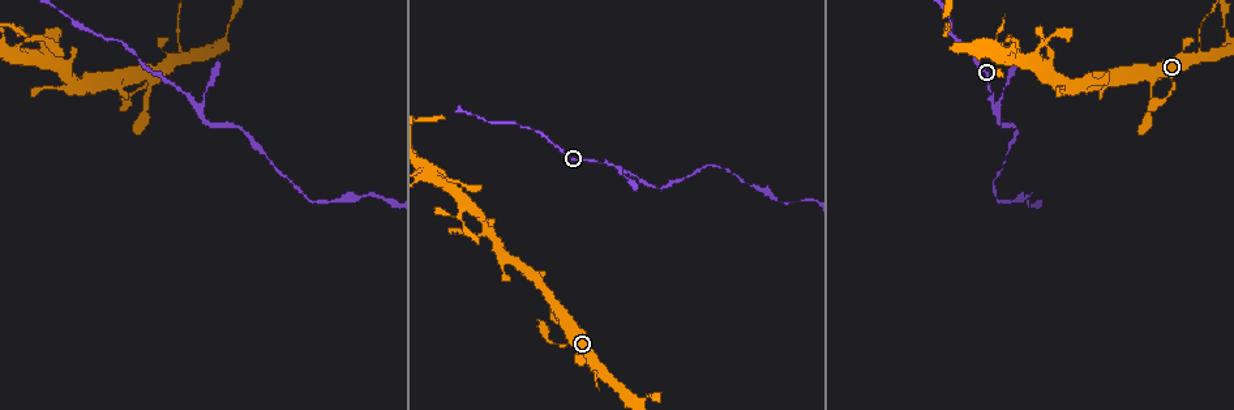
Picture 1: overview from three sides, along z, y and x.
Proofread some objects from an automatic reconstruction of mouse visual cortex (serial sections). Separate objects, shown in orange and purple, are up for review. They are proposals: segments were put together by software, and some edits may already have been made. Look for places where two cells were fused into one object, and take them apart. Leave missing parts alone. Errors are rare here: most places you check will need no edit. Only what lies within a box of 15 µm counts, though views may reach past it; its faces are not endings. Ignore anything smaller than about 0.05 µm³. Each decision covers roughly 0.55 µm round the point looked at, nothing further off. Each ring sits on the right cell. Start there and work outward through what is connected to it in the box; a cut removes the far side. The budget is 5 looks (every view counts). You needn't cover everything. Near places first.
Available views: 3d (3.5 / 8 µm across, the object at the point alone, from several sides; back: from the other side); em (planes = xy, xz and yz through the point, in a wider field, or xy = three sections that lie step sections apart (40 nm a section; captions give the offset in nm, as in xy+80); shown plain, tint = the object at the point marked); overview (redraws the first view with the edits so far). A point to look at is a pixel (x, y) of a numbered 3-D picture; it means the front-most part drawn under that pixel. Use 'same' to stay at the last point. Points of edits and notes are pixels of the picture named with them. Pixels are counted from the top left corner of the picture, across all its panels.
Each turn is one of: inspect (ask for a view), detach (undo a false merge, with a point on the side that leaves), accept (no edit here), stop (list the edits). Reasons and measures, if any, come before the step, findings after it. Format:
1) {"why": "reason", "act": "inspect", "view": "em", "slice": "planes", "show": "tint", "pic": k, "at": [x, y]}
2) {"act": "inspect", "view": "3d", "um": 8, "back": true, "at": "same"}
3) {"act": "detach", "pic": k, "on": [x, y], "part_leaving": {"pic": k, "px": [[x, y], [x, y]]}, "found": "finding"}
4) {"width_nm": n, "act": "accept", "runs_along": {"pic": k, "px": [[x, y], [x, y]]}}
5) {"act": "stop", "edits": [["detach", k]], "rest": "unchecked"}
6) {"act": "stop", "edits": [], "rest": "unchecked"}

{"why": "a fork", "act": "inspect", "view": "3d", "um": 3.5, "pic": 1, "at": [201, 110]}

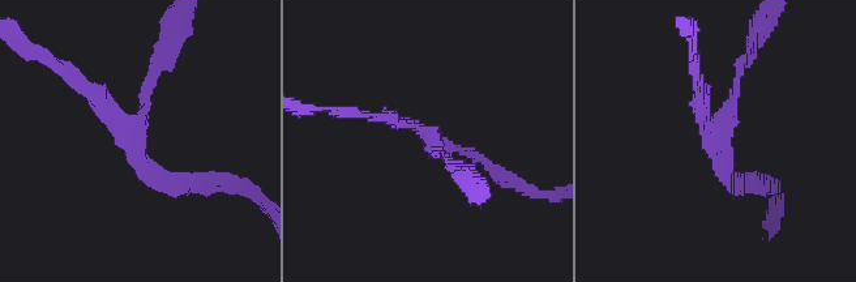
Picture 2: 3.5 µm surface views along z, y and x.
{"arms": 3, "arm_widths_nm": [150, 150, 150], "why": "now the EM", "act": "inspect", "view": "em", "slice": "xy", "step": 1, "show": "plain", "pic": 2, "at": [127, 127]}

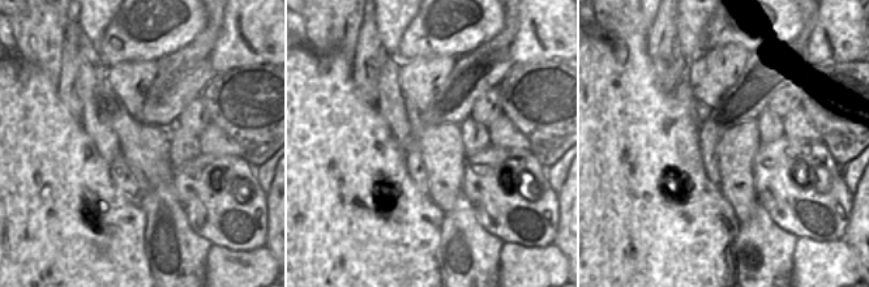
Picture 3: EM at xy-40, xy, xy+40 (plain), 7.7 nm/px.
{"act": "inspect", "view": "em", "slice": "xy", "step": 1, "show": "tint", "at": "same"}

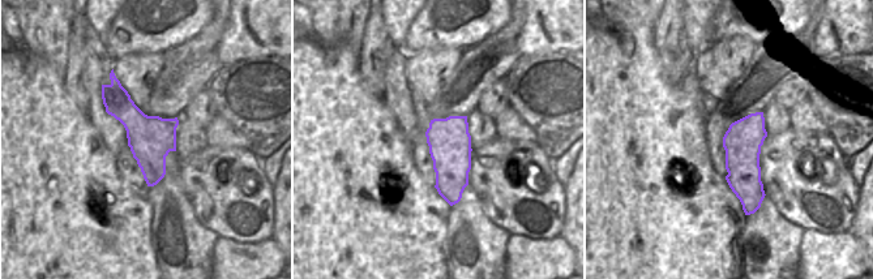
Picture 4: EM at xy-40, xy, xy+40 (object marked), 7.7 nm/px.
{"width_nm": 320, "act": "accept", "runs_along": {"pic": 2, "px": [[67, 73], [123, 122], [150, 170], [183, 182]]}, "found": "all the same cell"}

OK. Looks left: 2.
{"act": "inspect", "view": "3d", "um": 3.5, "pic": 1, "at": [44, 35]}

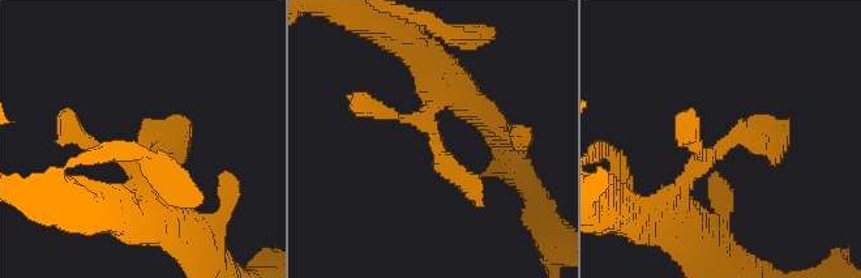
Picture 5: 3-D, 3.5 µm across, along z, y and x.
{"act": "accept", "runs_along": {"pic": 5, "px": [[675, 217], [702, 161], [785, 120]]}, "found": "one cell here"}

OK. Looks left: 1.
{"act": "stop", "edits": [], "rest": "unchecked"}

